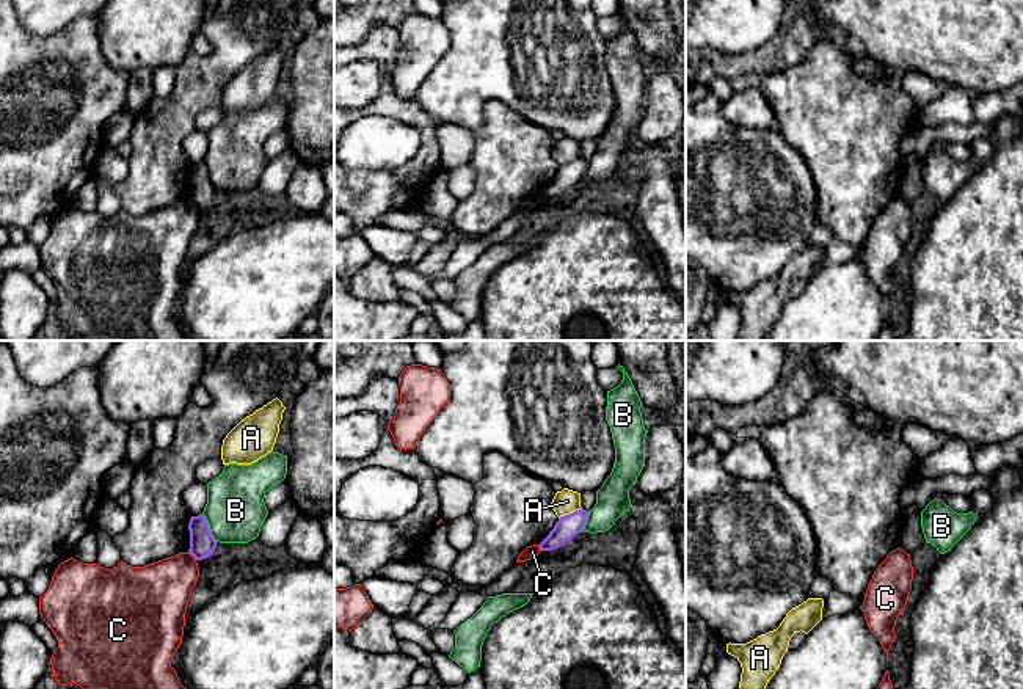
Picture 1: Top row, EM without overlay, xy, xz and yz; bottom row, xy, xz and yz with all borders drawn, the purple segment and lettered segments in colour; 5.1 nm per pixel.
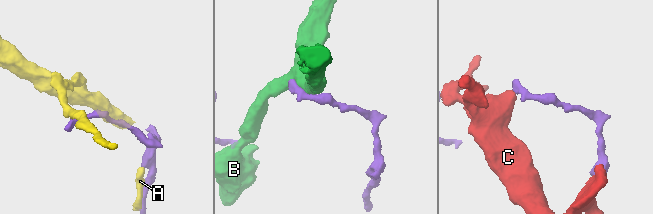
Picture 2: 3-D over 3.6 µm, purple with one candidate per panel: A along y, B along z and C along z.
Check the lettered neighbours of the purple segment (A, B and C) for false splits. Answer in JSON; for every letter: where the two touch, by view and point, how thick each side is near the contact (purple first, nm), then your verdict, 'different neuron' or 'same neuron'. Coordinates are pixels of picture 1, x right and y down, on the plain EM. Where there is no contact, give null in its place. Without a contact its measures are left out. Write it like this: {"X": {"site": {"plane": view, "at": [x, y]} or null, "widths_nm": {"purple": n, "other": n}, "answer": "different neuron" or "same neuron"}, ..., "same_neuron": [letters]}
{"A": {"site": {"plane": "xz", "at": [570, 162]}, "widths_nm": {"purple": 120, "other": 130}, "answer": "different neuron"}, "B": {"site": {"plane": "xy", "at": [207, 176]}, "widths_nm": {"purple": 130, "other": 300}, "answer": "different neuron"}, "C": {"site": {"plane": "xy", "at": [193, 204]}, "widths_nm": {"purple": 130, "other": 300}, "answer": "different neuron"}, "same_neuron": []}

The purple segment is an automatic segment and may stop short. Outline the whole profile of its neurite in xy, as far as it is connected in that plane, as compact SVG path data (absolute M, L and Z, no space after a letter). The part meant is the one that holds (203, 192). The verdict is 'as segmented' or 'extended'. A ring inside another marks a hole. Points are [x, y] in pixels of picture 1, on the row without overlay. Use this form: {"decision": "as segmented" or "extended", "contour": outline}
{"decision": "as segmented", "contour": "M202 162L190 166L188 179L190 179L188 201L196 209L207 207L210 202L213 202L218 190L210 182L209 171Z"}

